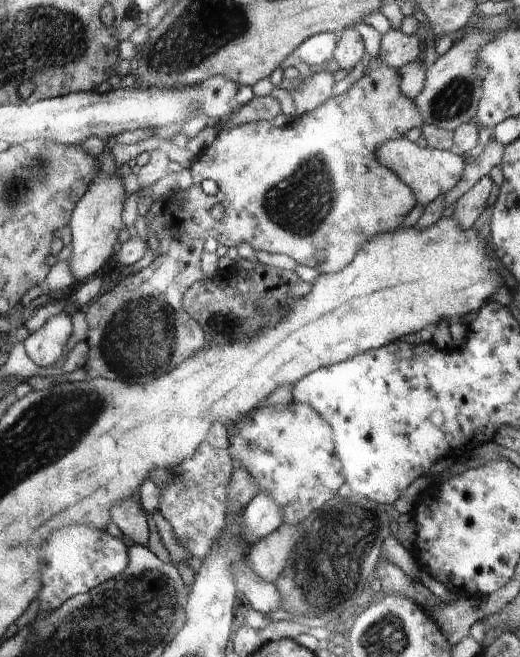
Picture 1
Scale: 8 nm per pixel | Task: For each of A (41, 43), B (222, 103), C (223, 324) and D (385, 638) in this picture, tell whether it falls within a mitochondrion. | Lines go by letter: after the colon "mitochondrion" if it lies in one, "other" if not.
A: mitochondrion
B: other
C: mitochondrion
D: mitochondrion

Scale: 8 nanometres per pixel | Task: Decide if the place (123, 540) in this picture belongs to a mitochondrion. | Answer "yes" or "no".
no

